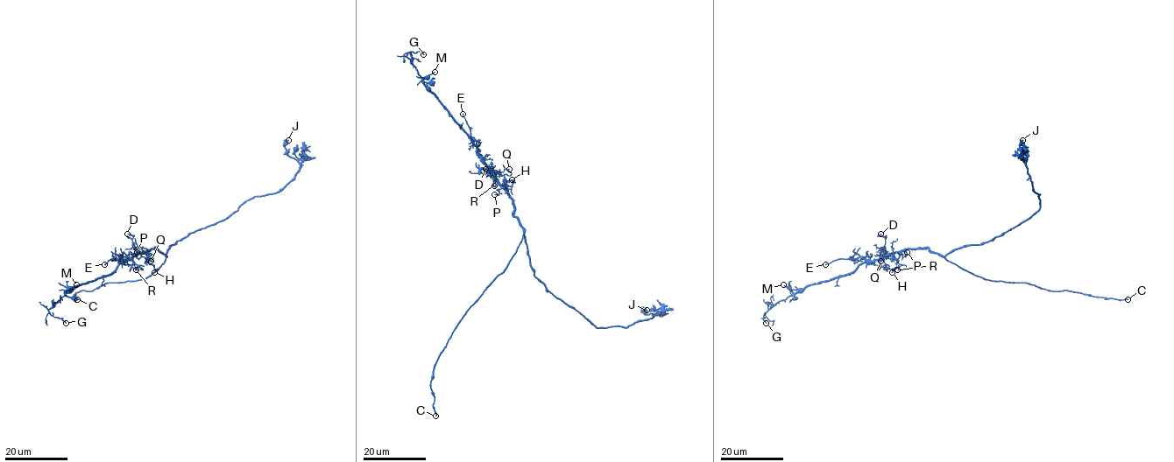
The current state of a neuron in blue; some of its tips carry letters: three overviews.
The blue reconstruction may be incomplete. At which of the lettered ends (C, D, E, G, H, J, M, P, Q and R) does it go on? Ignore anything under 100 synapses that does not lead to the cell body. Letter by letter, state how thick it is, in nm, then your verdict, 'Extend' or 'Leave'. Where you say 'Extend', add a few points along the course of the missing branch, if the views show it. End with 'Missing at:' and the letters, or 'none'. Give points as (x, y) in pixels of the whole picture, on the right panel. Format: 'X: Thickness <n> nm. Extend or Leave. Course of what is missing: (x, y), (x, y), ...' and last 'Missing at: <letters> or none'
C: Thickness 180 nm. Extend. Course of what is missing: (1128, 299), (1142, 294), (1141, 281)
D: Thickness 80 nm. Leave
E: Thickness 130 nm. Leave
G: Thickness 110 nm. Leave
H: Thickness 100 nm. Leave
J: Thickness 360 nm. Leave
M: Thickness 170 nm. Leave
P: Thickness 140 nm. Leave
Q: Thickness 100 nm. Leave
R: Thickness 140 nm. Leave
Missing at: C

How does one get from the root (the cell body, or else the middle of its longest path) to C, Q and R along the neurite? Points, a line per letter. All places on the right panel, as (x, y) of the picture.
C: (944, 255), (949, 261), (985, 279), (1028, 283), (1047, 290), (1071, 290), (1096, 297), (1128, 299)
Q: (944, 255), (932, 253), (927, 248), (904, 248), (896, 259), (886, 257), (880, 261)
R: (944, 255), (932, 253), (927, 248), (891, 253), (883, 261), (887, 269), (897, 267), (897, 269)

